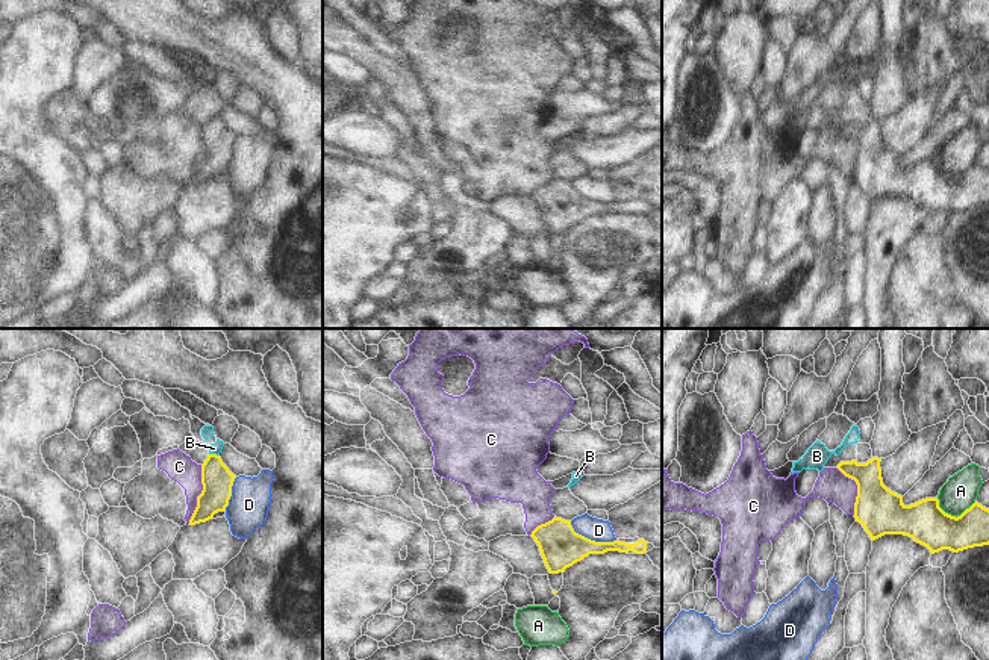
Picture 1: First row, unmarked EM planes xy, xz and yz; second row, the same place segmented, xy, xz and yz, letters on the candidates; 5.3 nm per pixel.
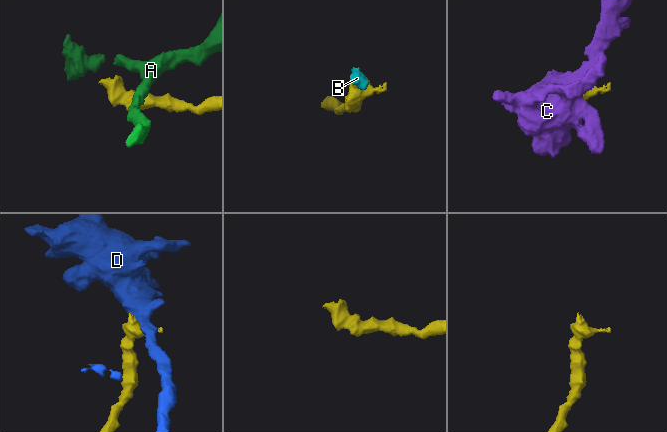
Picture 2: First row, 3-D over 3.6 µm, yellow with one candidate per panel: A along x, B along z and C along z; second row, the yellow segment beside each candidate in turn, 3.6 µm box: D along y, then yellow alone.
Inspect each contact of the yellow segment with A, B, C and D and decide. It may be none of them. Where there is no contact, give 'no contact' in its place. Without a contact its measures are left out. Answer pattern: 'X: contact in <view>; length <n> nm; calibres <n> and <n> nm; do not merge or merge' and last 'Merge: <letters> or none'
A: contact in yz; length 220 nm; calibres 220 and 180 nm; do not merge
B: contact in xy; length 60 nm; calibres 170 and 60 nm; merge
C: contact in xy; length 320 nm; calibres 170 and 150 nm; do not merge
D: contact in xz; length 260 nm; calibres 220 and 120 nm; do not merge
Merge: B

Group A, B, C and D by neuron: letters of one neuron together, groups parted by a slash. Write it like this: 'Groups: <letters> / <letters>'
Groups: A / B / C / D

